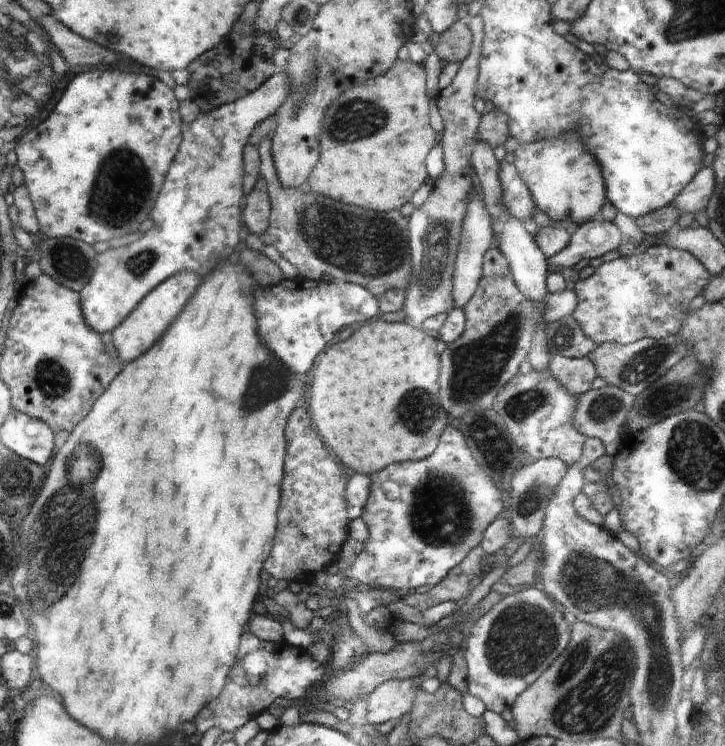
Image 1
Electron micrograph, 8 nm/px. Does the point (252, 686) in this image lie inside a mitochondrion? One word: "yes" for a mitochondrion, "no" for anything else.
yes

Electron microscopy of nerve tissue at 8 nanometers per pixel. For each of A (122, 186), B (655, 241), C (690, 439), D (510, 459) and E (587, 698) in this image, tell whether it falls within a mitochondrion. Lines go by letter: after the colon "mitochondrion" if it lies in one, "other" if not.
A: mitochondrion
B: other
C: mitochondrion
D: mitochondrion
E: mitochondrion

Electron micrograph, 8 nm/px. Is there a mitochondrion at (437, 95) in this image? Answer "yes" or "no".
no

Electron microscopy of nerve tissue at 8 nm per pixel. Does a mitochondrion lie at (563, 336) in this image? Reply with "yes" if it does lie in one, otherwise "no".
yes

